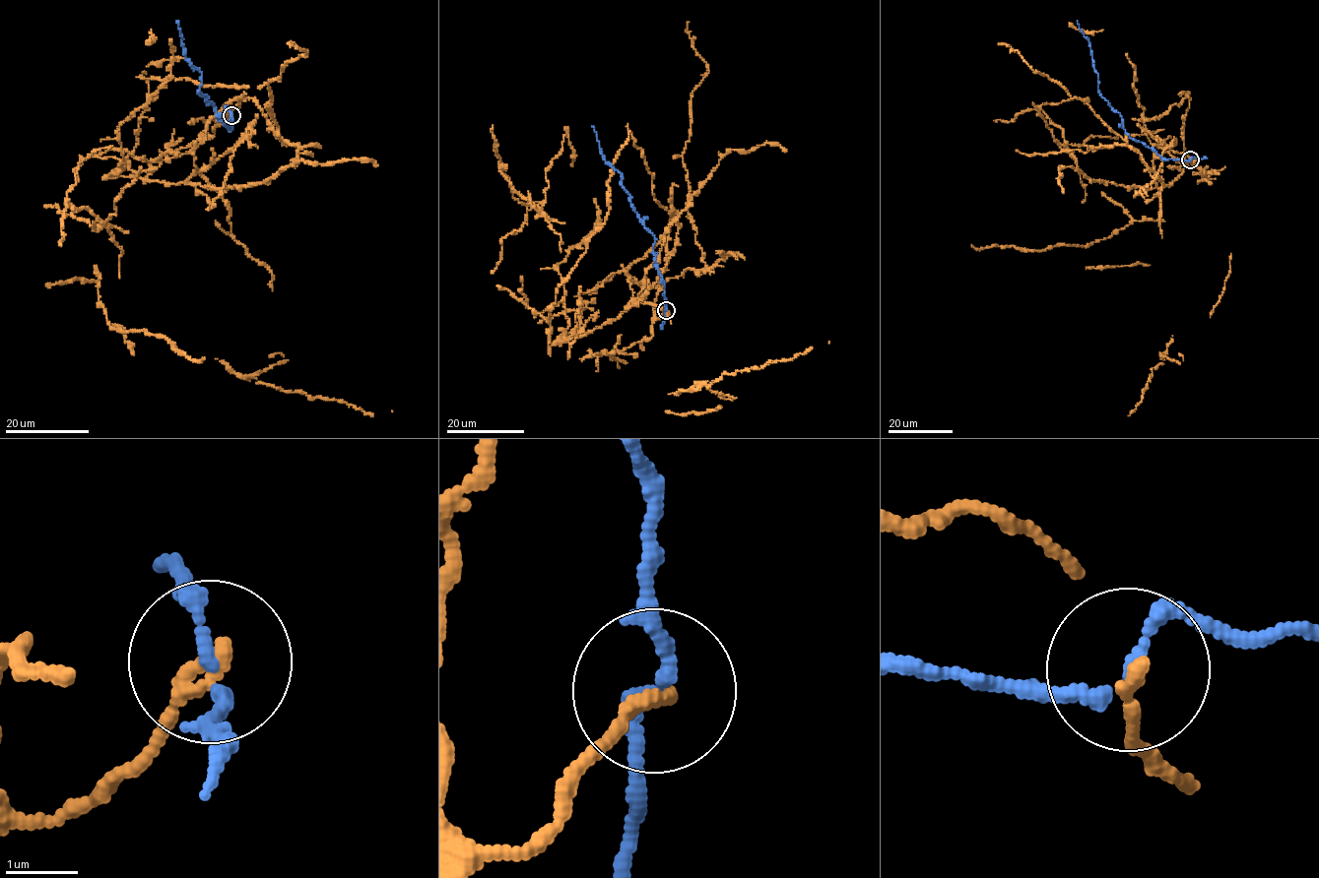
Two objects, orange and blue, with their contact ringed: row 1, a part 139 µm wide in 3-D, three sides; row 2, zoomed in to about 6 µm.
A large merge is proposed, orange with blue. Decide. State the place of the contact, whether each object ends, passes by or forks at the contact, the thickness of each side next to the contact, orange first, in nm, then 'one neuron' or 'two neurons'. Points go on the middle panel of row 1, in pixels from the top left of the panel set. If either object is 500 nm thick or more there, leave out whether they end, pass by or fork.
place (666, 310); orange ends; blue passes by; calibres 240 and 160 nm; two neurons

